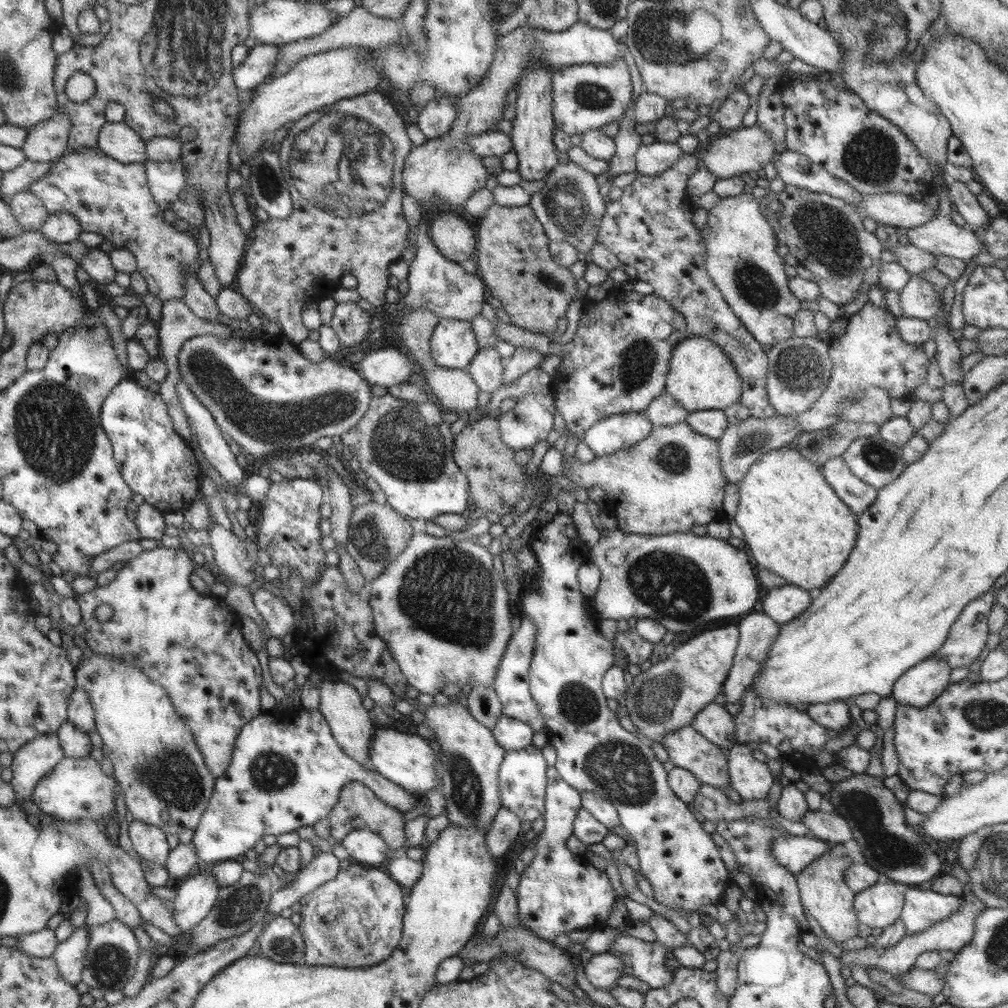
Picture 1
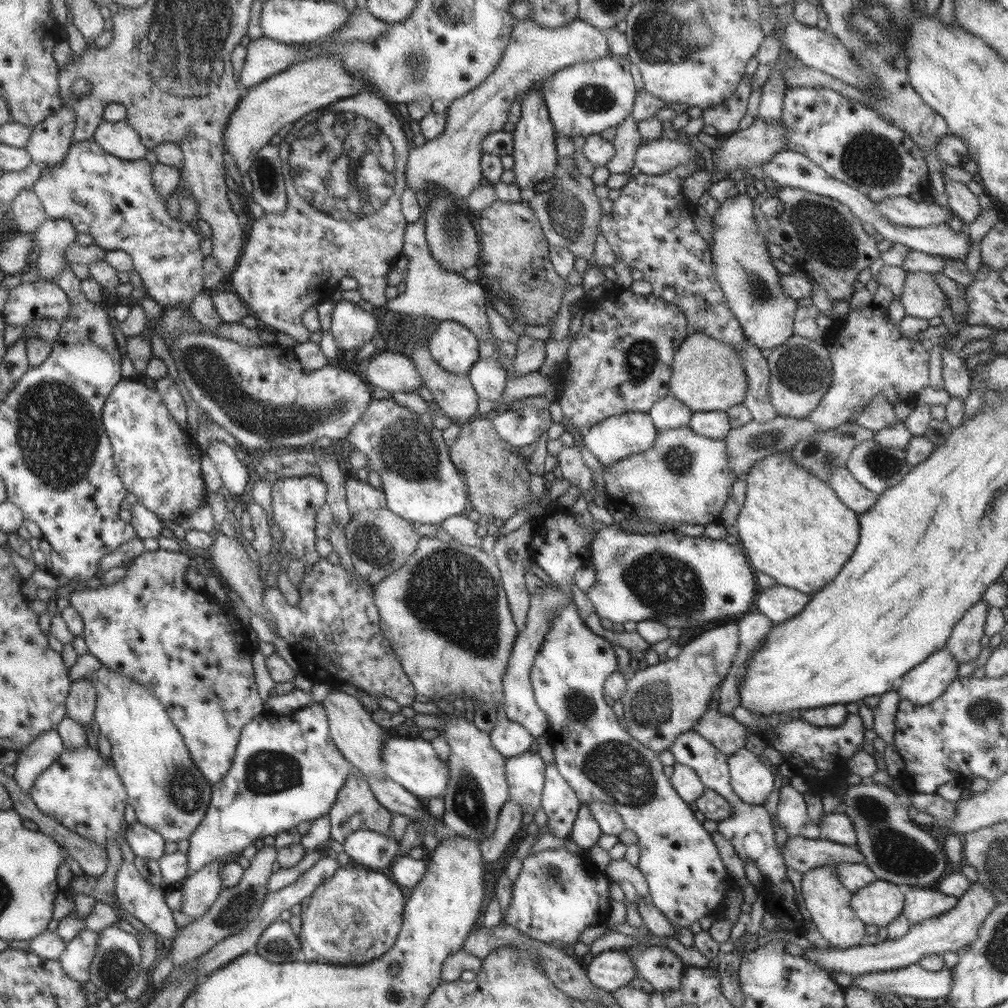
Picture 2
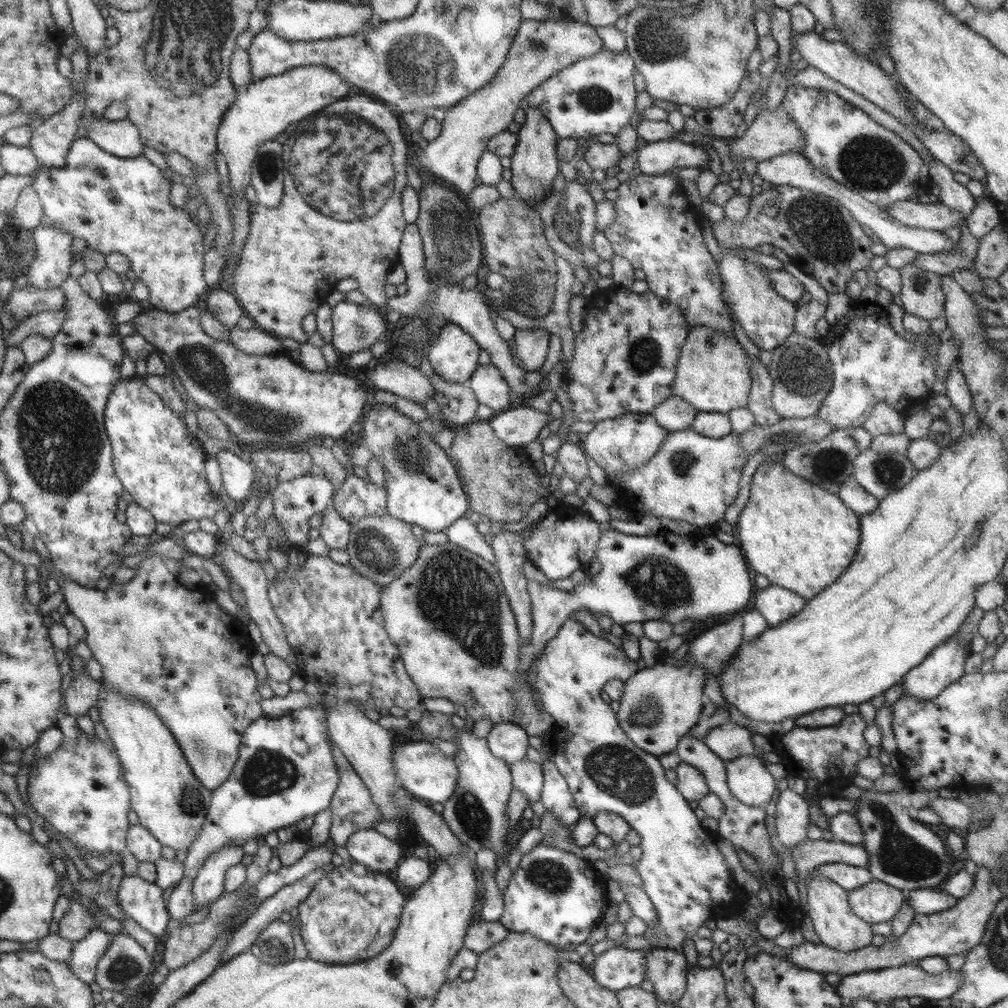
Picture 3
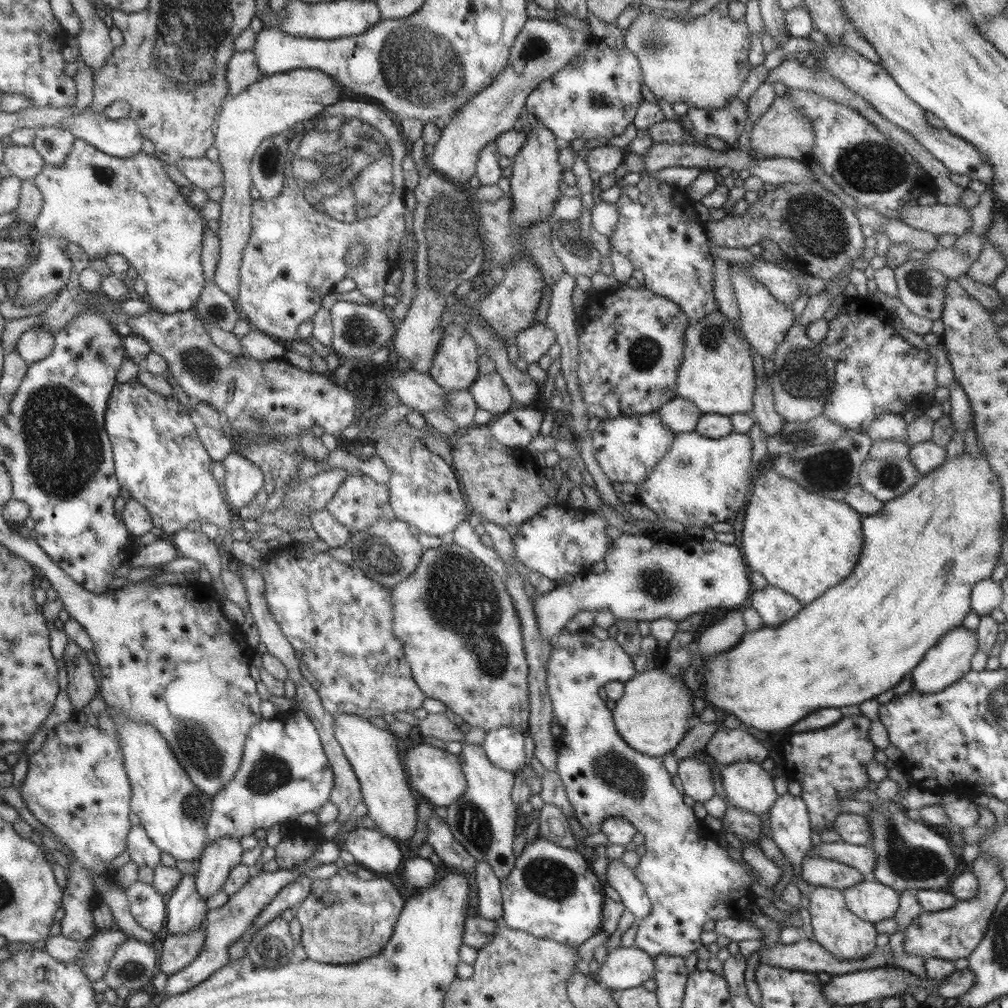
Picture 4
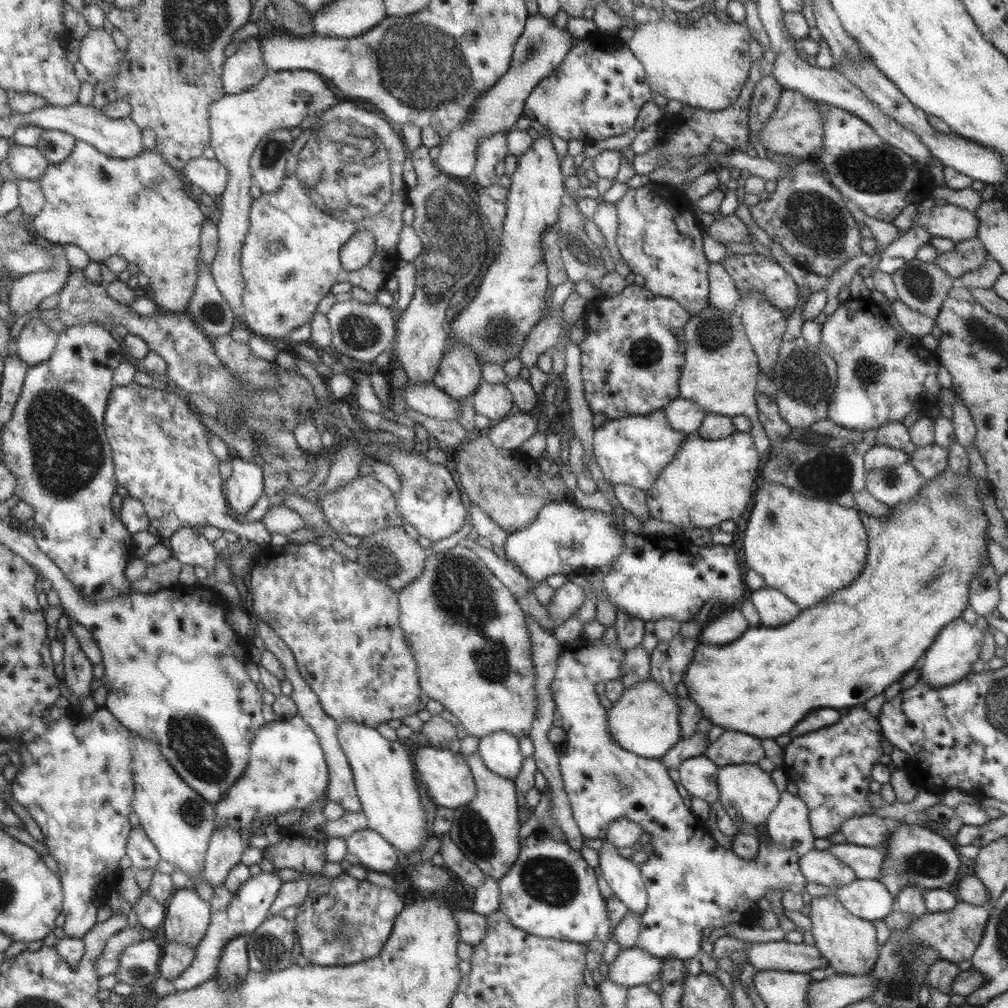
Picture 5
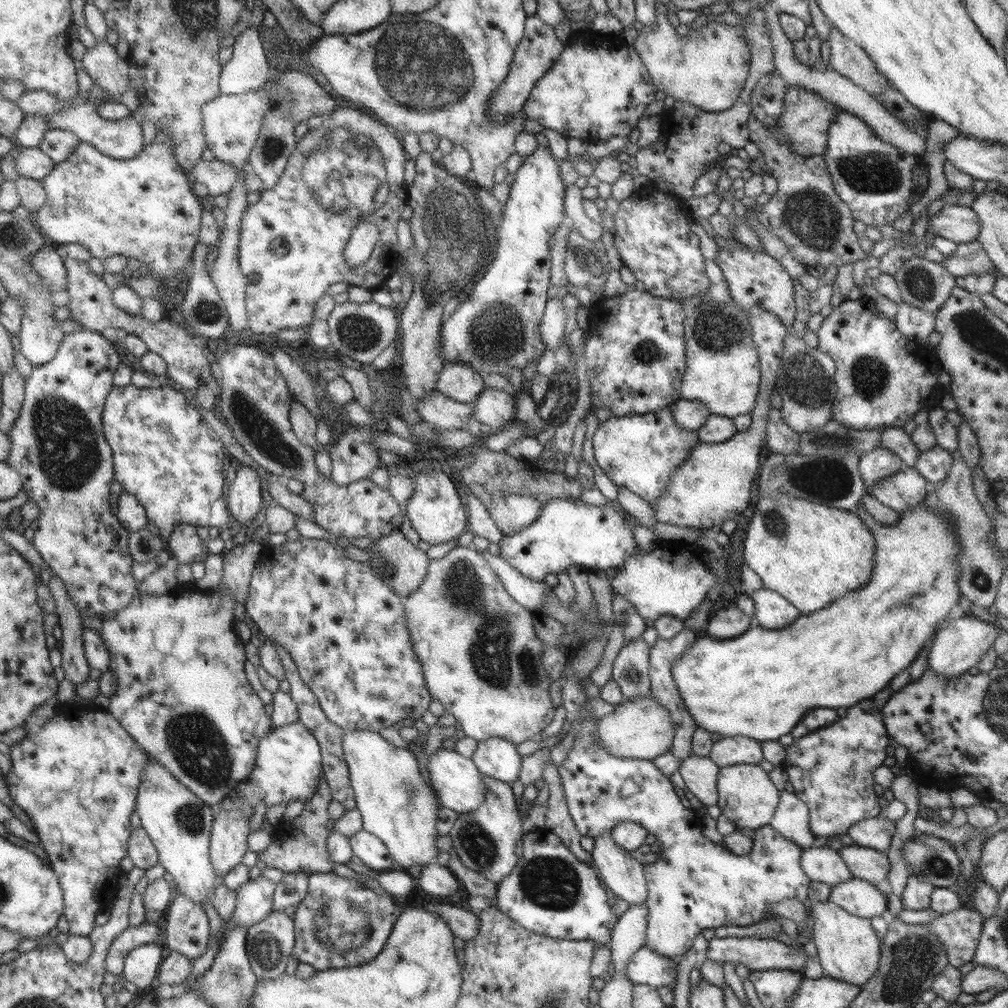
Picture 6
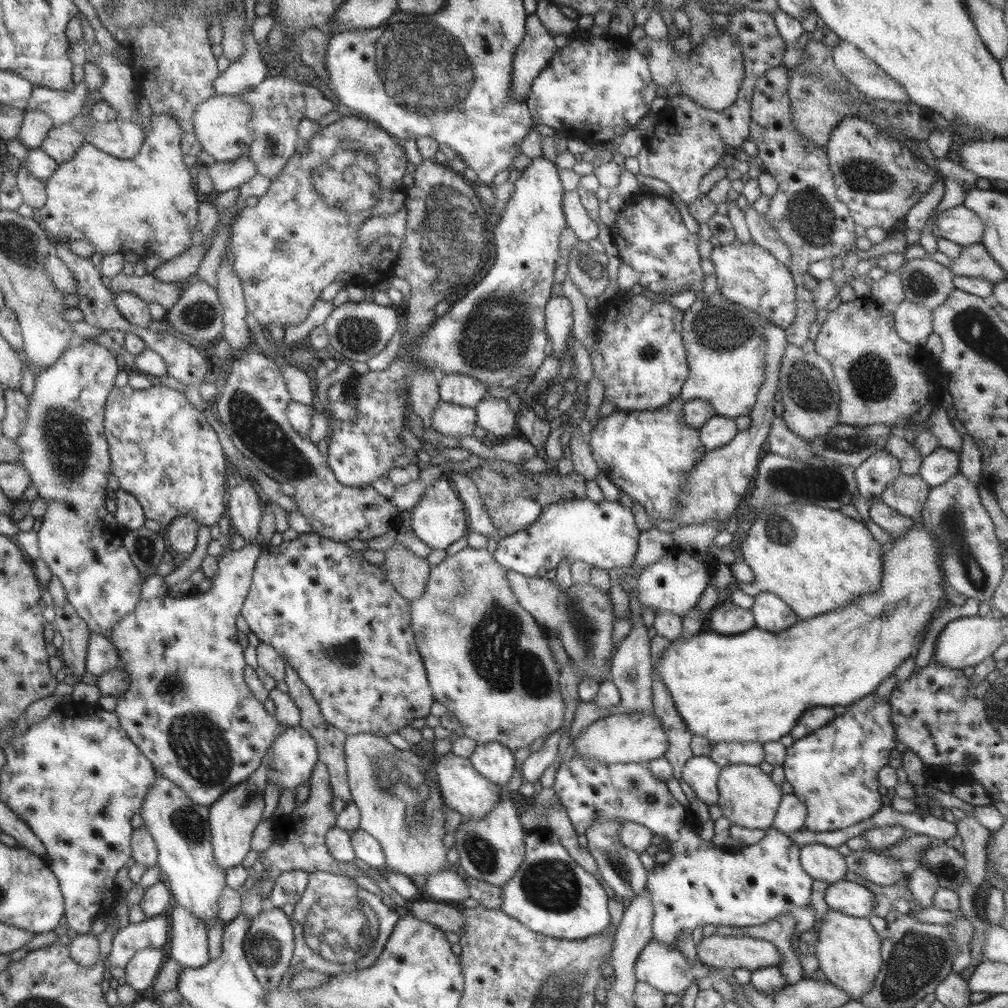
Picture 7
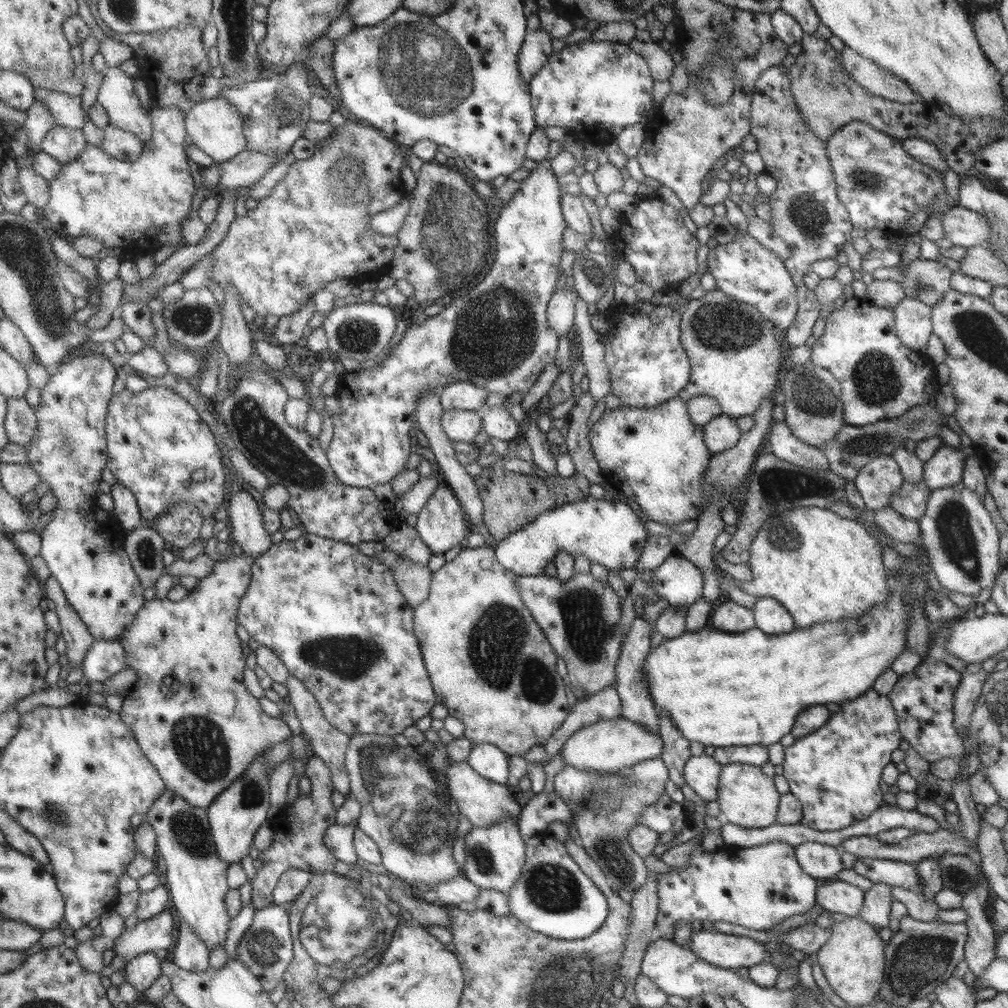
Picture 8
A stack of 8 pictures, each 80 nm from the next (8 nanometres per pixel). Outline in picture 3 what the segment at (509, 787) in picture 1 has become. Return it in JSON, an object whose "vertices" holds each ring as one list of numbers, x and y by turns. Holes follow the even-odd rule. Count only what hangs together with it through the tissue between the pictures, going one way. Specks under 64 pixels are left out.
{"vertices":[[527,758,508,765,513,788,525,794,528,804,540,798,542,789,542,768]]}

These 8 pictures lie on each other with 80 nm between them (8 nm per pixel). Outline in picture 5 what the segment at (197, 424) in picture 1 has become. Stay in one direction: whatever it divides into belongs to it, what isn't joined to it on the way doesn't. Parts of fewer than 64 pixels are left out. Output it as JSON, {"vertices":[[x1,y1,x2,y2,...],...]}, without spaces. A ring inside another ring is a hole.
{"vertices":[[231,454,228,461,231,475,225,482,224,496,233,516,240,519,263,493,262,473,255,464,236,455]]}

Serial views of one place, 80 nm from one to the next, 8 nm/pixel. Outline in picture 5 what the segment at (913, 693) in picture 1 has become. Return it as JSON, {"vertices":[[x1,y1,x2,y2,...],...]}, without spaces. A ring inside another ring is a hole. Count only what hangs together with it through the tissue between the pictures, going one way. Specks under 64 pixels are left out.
{"vertices":[[961,617,948,622,935,637,935,640,924,652,919,664,920,679,931,687,940,687,953,684,971,672,971,664,977,660,981,645,984,641,984,628,982,622,969,624]]}

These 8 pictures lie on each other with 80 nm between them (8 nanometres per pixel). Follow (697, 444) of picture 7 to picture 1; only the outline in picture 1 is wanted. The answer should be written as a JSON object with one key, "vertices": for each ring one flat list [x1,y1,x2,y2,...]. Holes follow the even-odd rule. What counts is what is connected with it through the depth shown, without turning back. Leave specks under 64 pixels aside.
{"vertices":[[644,411,612,414,597,420,580,439,595,457,605,457,643,440,652,427]]}

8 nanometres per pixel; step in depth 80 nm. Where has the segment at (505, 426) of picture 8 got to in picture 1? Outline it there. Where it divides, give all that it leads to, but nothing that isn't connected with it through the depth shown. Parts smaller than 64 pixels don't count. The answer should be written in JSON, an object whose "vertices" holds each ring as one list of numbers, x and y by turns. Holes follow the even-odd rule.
{"vertices":[[486,346,478,349,465,371,473,379,479,391,491,394,502,384,503,363,495,346]]}

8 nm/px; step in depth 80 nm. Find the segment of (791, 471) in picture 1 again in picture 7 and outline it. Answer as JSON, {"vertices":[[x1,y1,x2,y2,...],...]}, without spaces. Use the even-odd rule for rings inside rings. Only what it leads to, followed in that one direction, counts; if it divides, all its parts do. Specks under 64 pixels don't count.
{"vertices":[[813,504,767,505,759,511,740,545,741,560,752,570,753,582,738,581,738,590,751,597,771,592,783,600,798,620,831,612,879,589,881,546,867,528,837,509]]}

